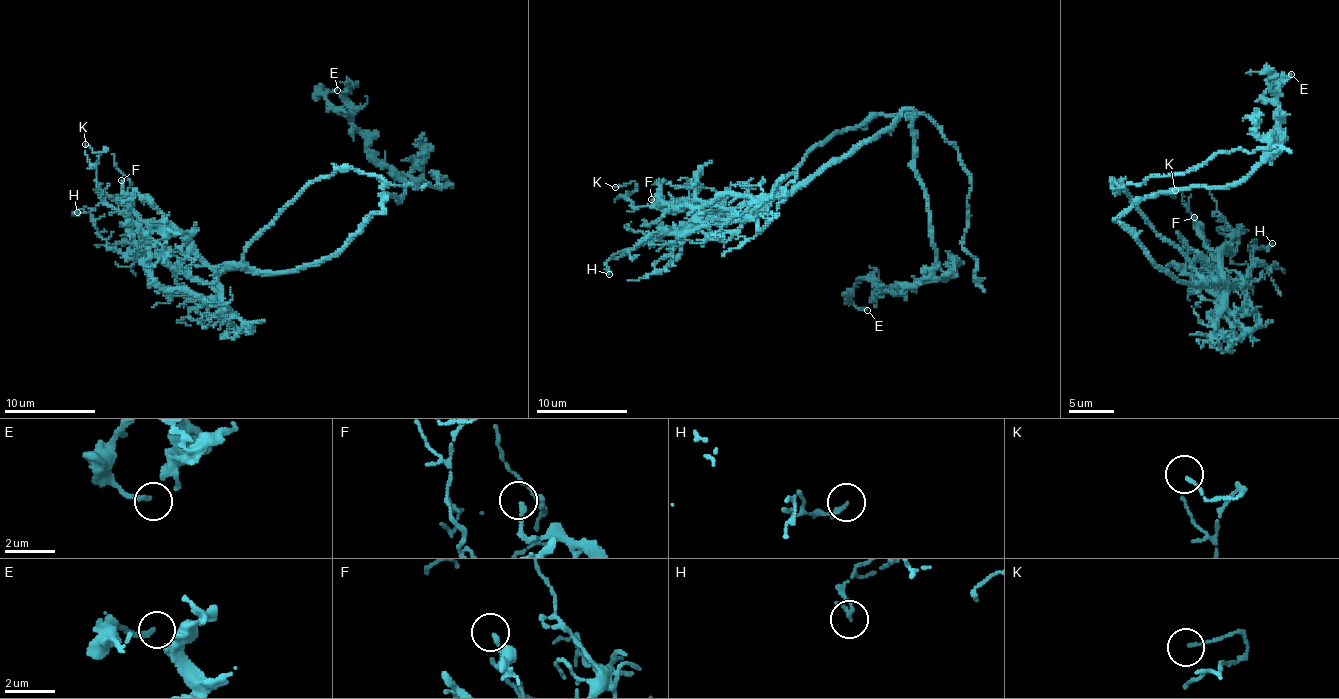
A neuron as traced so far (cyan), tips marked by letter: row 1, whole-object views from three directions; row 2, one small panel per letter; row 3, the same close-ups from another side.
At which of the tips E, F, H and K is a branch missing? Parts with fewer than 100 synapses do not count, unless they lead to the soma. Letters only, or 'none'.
none

